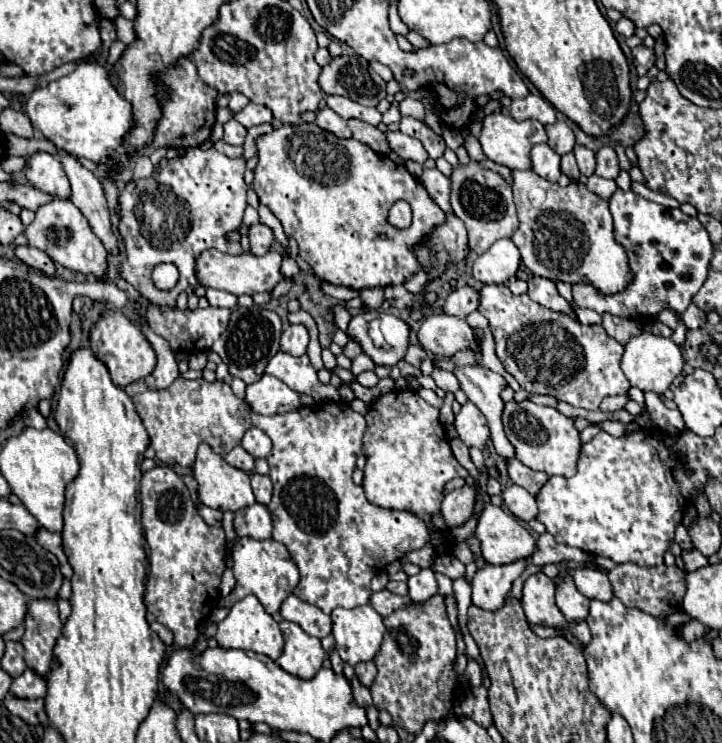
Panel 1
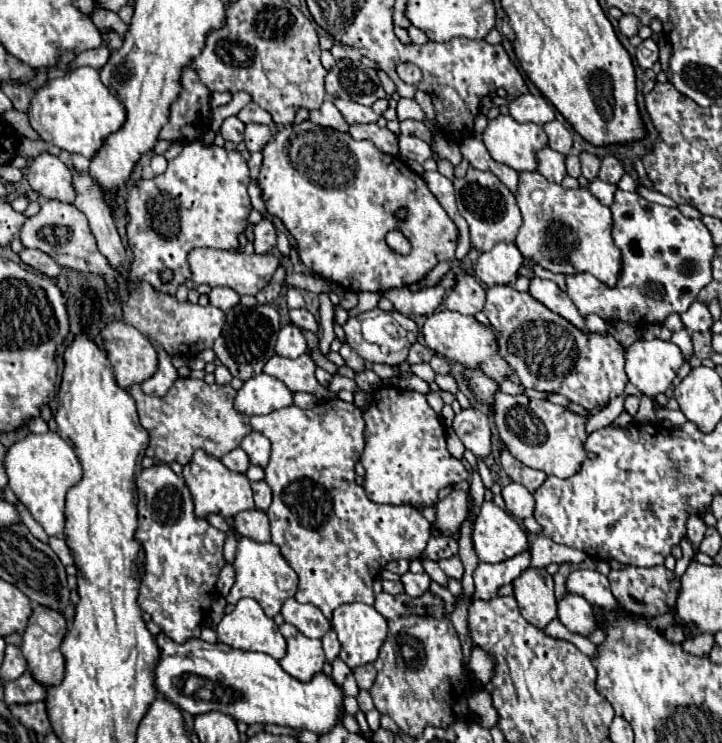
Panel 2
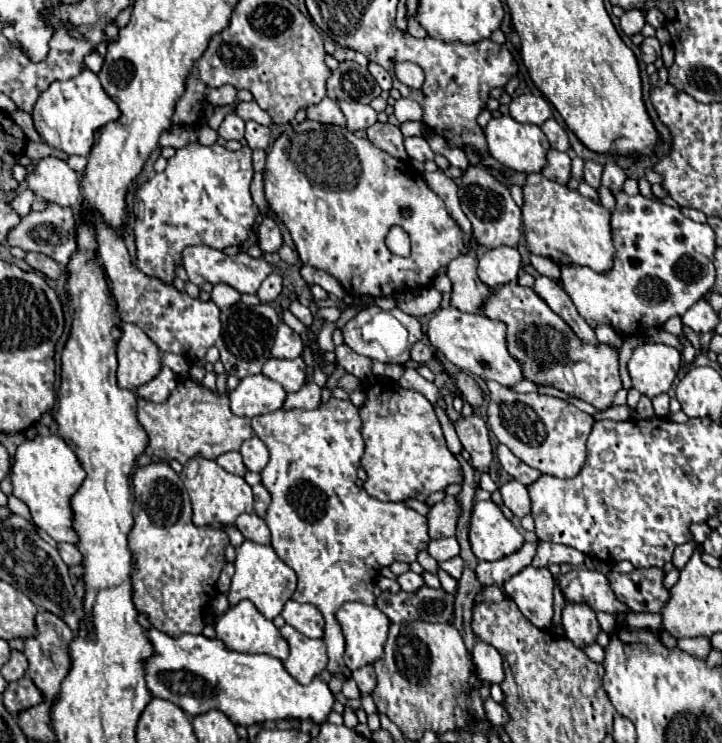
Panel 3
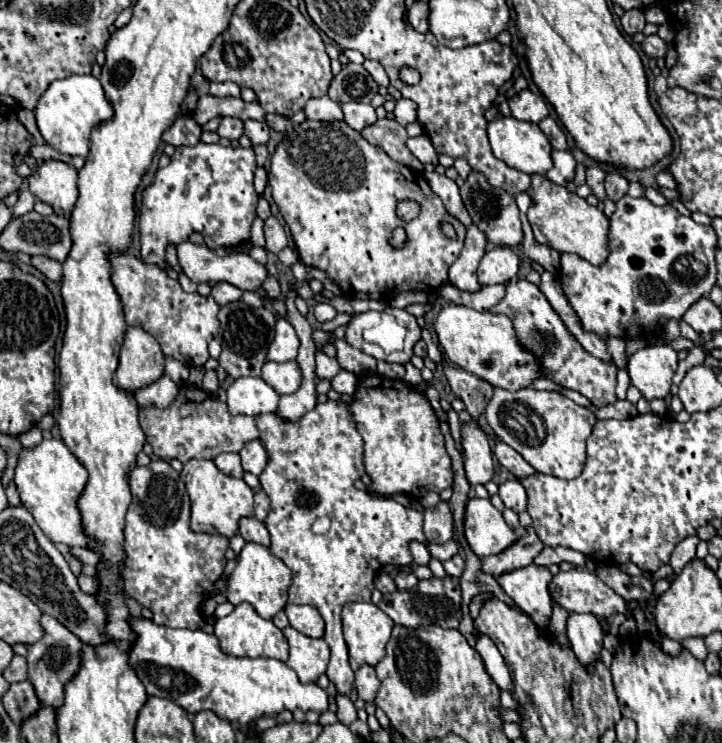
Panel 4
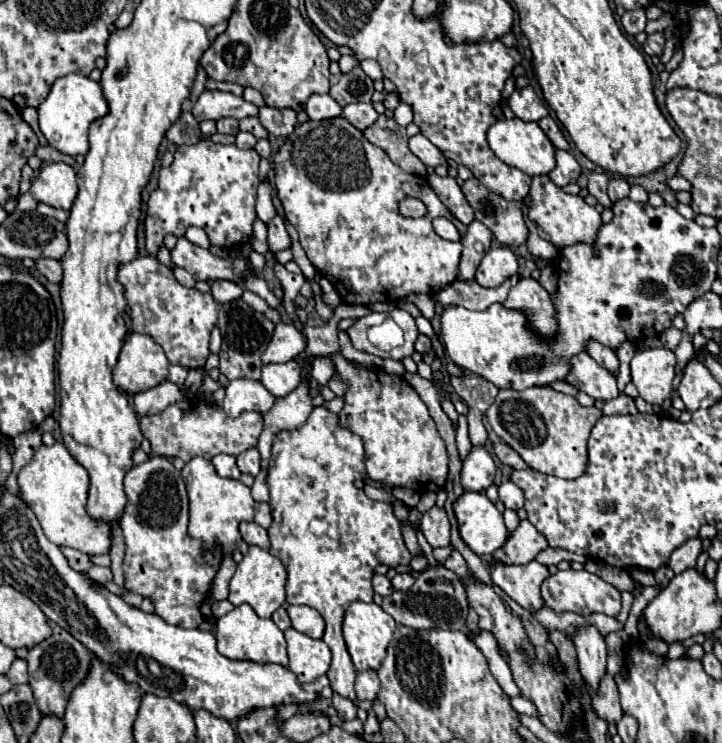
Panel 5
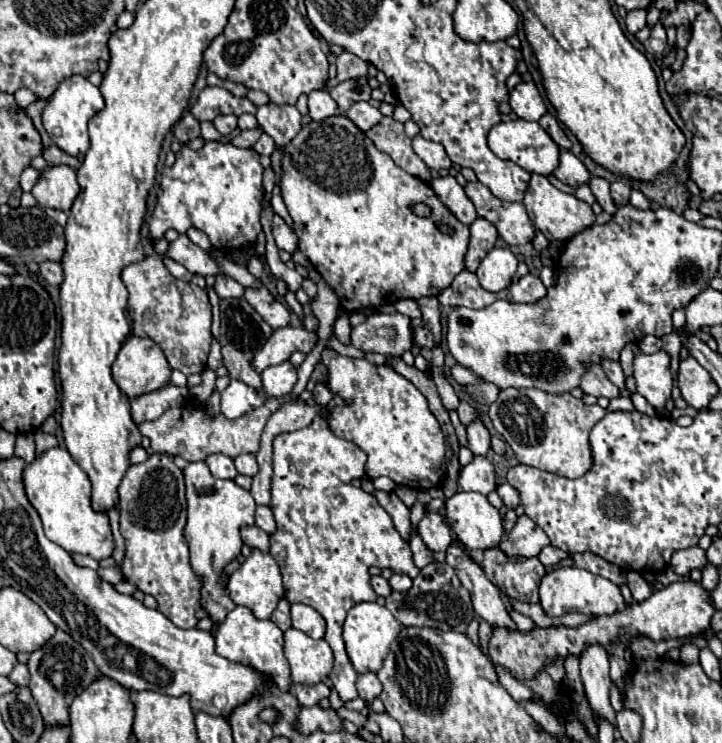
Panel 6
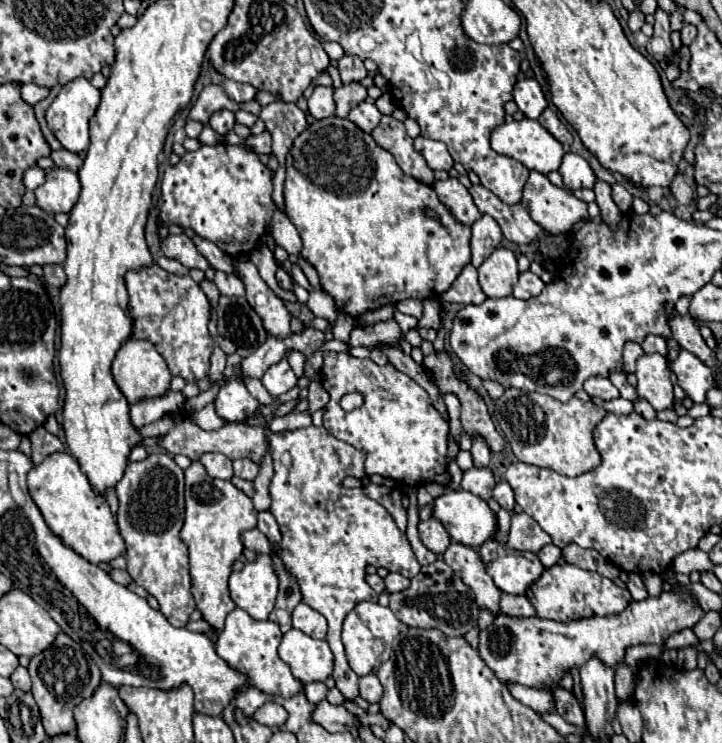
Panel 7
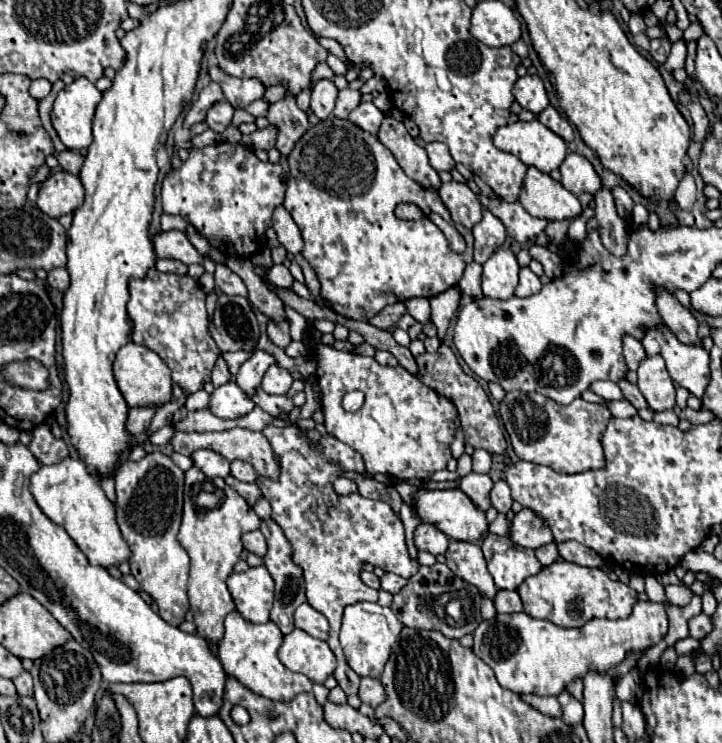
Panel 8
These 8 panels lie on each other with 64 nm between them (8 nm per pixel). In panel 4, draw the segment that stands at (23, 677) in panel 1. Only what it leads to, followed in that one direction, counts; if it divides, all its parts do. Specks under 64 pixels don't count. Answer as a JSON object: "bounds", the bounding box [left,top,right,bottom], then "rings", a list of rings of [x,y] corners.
{"bounds":[2,680,40,726],"rings":[[[28,680],[12,684],[10,690],[2,696],[2,704],[16,726],[28,720],[28,716],[34,716],[36,708],[40,708],[36,692]]]}

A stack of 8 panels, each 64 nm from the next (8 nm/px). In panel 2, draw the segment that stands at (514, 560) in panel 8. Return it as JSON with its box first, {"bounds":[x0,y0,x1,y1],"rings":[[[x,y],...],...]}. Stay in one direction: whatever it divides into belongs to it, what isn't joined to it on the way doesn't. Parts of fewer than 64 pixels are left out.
{"bounds":[512,568,556,626],"rings":[[[526,568],[512,586],[520,612],[532,626],[546,626],[556,618],[554,582],[544,568]]]}

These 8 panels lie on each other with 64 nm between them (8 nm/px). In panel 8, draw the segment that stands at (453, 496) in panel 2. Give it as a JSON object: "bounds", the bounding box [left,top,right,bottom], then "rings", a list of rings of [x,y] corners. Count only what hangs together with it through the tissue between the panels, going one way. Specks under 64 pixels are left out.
{"bounds":[414,524,450,556],"rings":[[[418,524],[418,528],[414,530],[414,544],[418,550],[430,552],[434,556],[444,554],[450,540],[444,532],[440,532],[436,526],[432,524]]]}

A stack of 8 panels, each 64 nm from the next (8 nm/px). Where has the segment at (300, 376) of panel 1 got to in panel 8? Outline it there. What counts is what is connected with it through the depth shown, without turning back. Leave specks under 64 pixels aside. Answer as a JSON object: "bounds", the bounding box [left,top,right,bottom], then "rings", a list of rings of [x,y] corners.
{"bounds":[262,364,292,394],"rings":[[[272,364],[272,366],[266,370],[264,378],[262,378],[262,388],[264,388],[264,392],[268,392],[268,394],[286,394],[286,392],[290,390],[290,386],[292,386],[292,376],[290,376],[290,372],[288,372],[288,370],[282,370],[282,368],[276,366],[276,364]]]}

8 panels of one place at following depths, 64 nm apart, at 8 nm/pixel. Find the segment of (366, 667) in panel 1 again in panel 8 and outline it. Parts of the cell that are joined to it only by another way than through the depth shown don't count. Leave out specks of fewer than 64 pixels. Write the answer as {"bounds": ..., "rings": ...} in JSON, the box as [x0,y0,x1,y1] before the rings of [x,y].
{"bounds":[358,678,384,708],"rings":[[[362,678],[360,682],[360,692],[358,692],[360,700],[364,704],[370,704],[372,708],[378,708],[382,702],[384,702],[384,686],[380,684],[380,680],[374,680],[374,678]]]}

